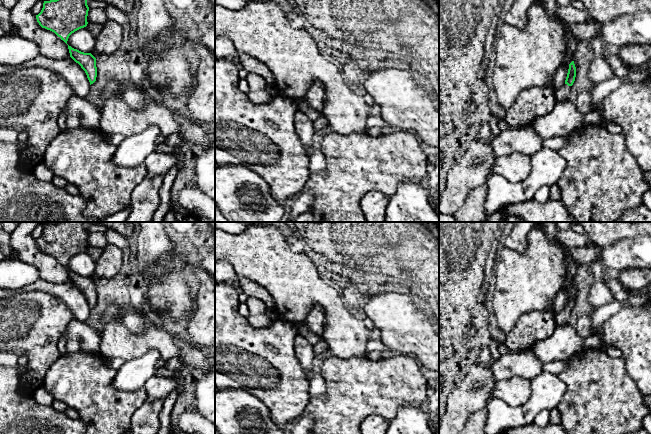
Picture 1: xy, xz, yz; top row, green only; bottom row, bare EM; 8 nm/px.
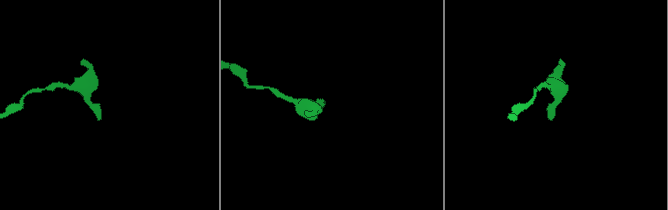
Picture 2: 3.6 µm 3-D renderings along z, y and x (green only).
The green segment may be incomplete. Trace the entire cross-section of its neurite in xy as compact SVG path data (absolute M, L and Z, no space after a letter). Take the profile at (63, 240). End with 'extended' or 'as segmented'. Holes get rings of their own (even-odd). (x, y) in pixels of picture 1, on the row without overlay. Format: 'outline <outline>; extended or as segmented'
outline M57 222L44 225L36 243L42 252L54 256L67 268L72 257L87 250L88 235L86 222Z; as segmented

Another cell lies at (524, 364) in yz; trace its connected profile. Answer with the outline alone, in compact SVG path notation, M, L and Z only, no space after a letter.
M509 351L501 355L492 364L492 372L496 381L513 377L531 380L543 372L543 362L532 352Z

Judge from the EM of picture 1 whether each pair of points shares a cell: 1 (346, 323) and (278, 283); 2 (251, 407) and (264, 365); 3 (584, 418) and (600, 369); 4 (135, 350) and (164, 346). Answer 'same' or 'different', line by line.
1: same
2: different
3: same
4: same

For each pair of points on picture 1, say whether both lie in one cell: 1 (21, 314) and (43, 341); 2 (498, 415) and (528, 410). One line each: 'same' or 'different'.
1: same
2: same

